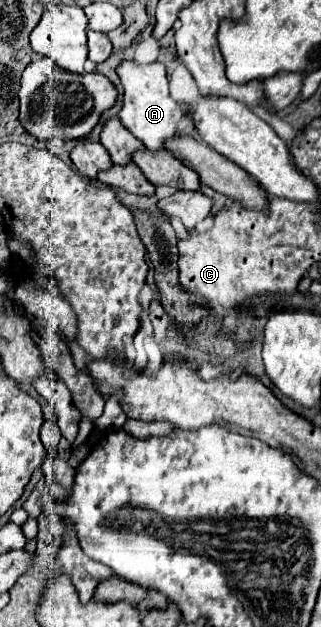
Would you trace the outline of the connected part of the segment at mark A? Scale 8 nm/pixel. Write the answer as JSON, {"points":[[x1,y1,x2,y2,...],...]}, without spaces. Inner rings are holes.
{"points":[[123,61,117,65,117,75,123,85,123,107,119,111,121,123,143,141,149,151,159,151,165,147,165,139,177,133,177,123,183,111,169,95,169,81,165,75,165,65,155,61,149,65,135,65,133,61]]}

